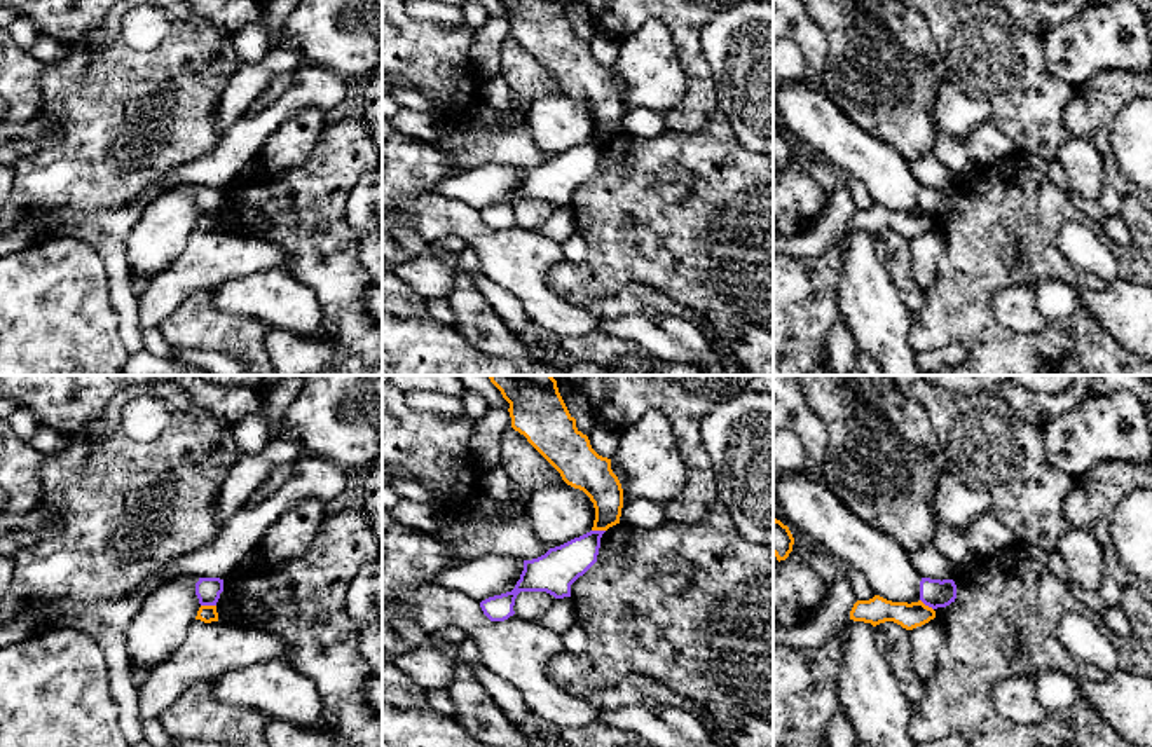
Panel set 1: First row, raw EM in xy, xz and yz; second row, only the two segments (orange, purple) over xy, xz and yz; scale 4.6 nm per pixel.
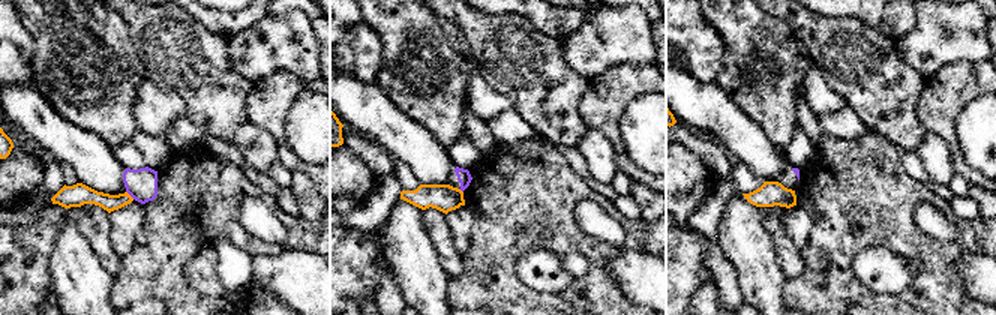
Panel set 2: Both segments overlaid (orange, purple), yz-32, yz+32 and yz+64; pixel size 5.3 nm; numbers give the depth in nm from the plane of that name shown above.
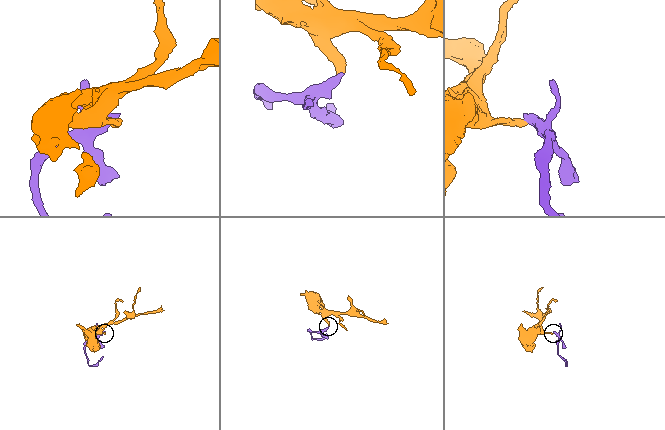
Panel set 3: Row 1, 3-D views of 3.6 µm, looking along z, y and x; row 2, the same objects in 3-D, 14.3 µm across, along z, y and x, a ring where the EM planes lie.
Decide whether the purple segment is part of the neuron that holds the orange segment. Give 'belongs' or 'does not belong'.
does not belong

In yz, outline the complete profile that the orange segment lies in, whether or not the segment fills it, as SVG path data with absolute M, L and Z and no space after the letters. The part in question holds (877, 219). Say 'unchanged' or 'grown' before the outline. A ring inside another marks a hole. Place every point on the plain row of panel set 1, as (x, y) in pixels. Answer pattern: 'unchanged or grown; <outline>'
unchanged; M874 204L869 209L857 209L850 220L850 229L871 232L873 236L894 230L906 239L922 236L936 227L936 220L918 211L892 211L880 204Z

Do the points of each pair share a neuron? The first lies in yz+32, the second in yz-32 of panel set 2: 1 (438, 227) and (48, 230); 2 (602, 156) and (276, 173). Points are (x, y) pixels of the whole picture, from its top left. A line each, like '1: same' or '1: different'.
1: same
2: different

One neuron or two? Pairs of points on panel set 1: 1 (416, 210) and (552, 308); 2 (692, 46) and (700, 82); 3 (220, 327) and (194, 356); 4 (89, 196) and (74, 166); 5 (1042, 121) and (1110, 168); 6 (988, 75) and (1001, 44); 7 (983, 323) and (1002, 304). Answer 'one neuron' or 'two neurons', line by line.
1: one neuron
2: one neuron
3: two neurons
4: one neuron
5: two neurons
6: one neuron
7: two neurons

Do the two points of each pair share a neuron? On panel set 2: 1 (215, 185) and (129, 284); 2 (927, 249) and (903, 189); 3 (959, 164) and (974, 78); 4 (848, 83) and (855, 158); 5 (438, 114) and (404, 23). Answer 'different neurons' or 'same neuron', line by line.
1: same neuron
2: same neuron
3: same neuron
4: different neurons
5: same neuron

